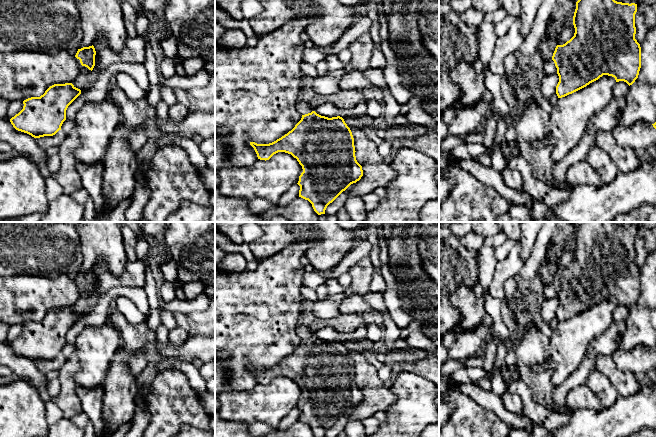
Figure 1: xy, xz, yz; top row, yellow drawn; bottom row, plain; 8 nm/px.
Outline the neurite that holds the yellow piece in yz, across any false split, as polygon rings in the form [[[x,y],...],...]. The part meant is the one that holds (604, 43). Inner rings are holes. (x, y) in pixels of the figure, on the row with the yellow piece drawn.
[[[578,0],[573,16],[574,36],[563,45],[557,45],[552,60],[557,68],[559,82],[556,86],[558,98],[572,94],[603,75],[612,76],[616,82],[624,81],[629,86],[638,78],[641,68],[641,47],[635,39],[635,14],[637,4],[622,3],[615,0]]]

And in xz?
[[[315,111],[302,115],[301,120],[287,134],[269,144],[257,144],[250,142],[258,159],[269,160],[278,152],[291,154],[302,166],[303,172],[299,176],[299,197],[308,200],[318,214],[325,214],[327,206],[332,203],[351,184],[356,183],[363,176],[362,166],[357,162],[355,156],[354,138],[350,128],[340,116],[328,118],[317,114]]]

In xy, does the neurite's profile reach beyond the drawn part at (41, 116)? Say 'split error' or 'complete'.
complete

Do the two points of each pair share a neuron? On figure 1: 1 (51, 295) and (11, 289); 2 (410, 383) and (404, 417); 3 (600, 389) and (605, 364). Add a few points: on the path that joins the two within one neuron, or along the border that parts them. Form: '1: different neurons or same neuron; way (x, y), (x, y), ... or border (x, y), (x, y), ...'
1: same neuron; way (41, 295), (21, 295)
2: same neuron; way (412, 391), (412, 409)
3: different neurons; border (596, 369), (609, 380), (617, 393)

